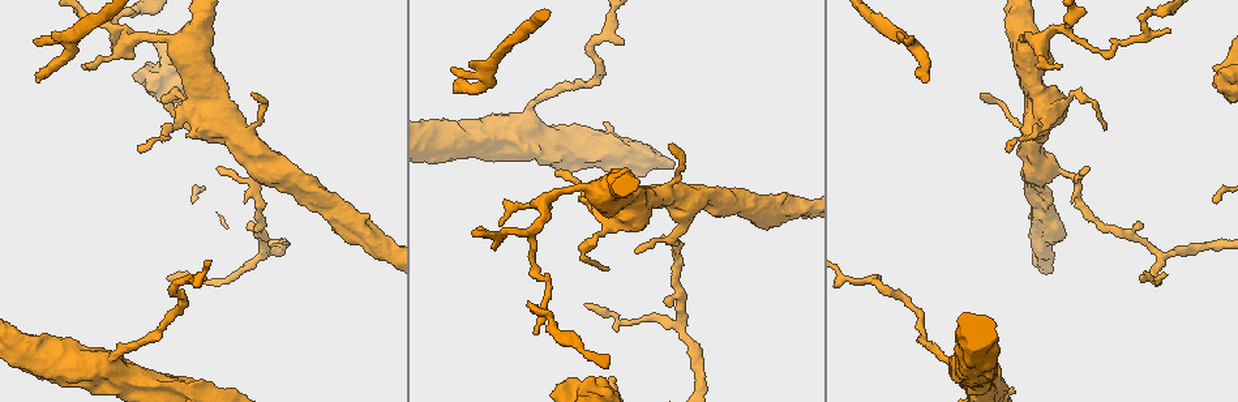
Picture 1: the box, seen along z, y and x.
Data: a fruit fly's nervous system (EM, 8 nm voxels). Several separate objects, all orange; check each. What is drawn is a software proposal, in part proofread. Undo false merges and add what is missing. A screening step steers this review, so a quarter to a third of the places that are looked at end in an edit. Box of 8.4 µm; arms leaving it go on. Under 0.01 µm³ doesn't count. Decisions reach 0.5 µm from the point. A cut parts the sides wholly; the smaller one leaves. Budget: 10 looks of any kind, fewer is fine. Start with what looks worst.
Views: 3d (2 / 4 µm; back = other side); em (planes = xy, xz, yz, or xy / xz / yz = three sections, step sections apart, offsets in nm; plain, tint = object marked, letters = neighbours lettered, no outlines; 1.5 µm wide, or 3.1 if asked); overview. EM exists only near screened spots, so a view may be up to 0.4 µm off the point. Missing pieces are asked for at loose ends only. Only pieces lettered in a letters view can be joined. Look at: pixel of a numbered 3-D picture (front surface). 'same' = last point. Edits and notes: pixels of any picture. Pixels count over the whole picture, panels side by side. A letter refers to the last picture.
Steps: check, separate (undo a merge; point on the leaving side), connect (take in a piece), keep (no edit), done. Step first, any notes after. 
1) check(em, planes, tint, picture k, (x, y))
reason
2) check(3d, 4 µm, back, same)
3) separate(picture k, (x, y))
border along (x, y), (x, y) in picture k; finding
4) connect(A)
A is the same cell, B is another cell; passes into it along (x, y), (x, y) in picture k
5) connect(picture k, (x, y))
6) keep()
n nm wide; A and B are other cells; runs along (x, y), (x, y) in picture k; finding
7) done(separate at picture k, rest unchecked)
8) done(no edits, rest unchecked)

check(em, planes, letters, picture 1, (929, 77))
an open end

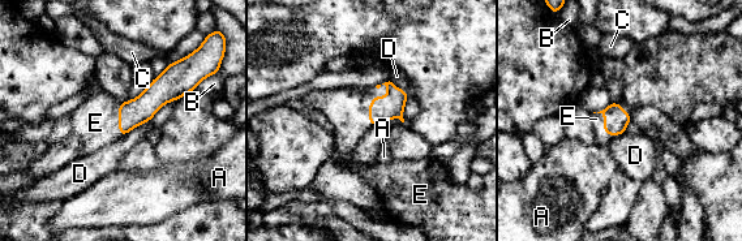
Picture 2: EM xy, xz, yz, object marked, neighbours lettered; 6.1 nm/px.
connect(E)
150 nm wide; E is the same cell, A, B, C and D are other cells; passes into it along (381, 110), (370, 100), (347, 108) in picture 2; it goes on there

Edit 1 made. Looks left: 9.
check(3d, 4 µm, back, picture 1, (169, 279))
thin end

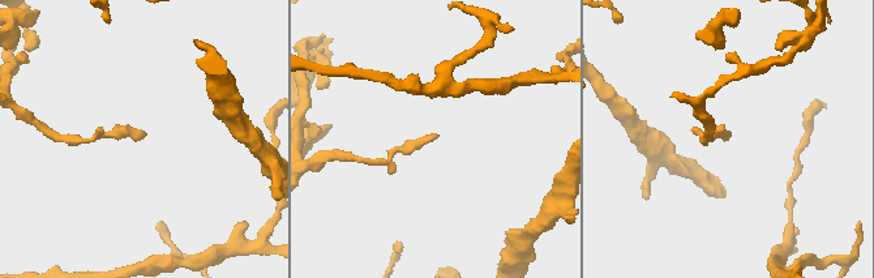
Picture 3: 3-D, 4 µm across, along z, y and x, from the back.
check(em, xz, step 8, letters, picture 3, (731, 134))
shape alone is not enough

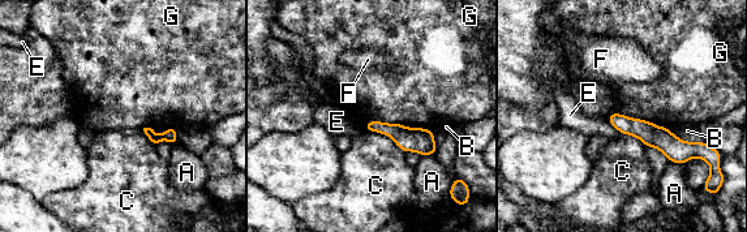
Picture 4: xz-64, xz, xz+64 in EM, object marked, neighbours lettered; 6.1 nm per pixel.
check(em, yz, step 8, letters, same)
another direction

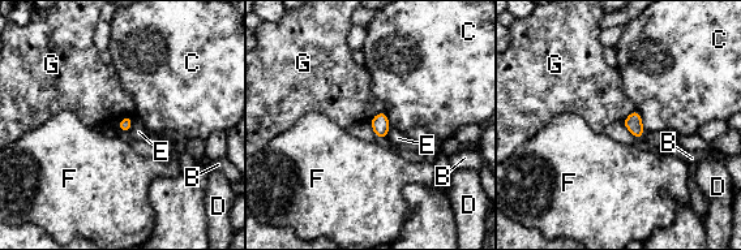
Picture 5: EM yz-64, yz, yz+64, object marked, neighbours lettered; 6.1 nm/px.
keep()
B, C, D, E, F and G are other cells; border along (384, 111), (380, 111), (369, 121) in picture 5; no lettered piece goes on from it

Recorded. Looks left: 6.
check(em, planes, tint, picture 1, (1144, 20))
abrupt turn

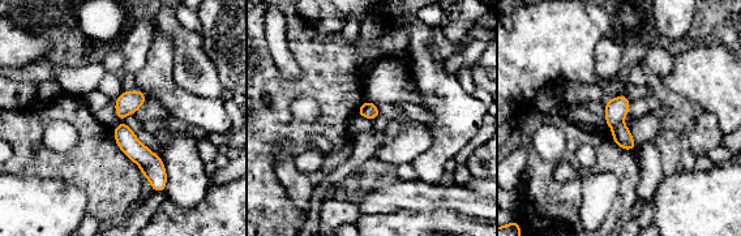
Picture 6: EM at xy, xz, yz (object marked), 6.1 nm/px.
check(em, planes, letters, same)
what lies round it

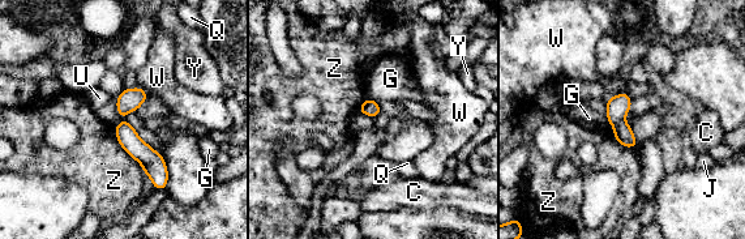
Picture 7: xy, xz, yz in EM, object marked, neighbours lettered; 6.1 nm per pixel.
separate(picture 7, (617, 107))
Z touches over 320 nm; C, G, J, Q, U, W, Y and Z are other cells; border along (623, 119), (612, 126) in picture 7; two neurons meet here

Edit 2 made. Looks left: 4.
done(connect at picture 2, separate at picture 7, rest unchecked)

